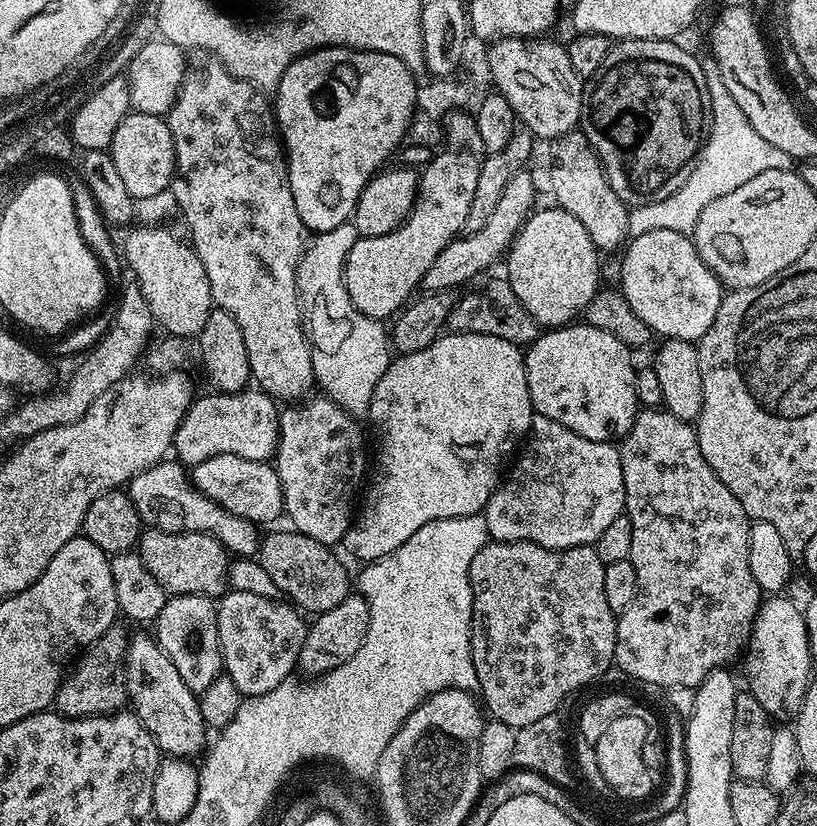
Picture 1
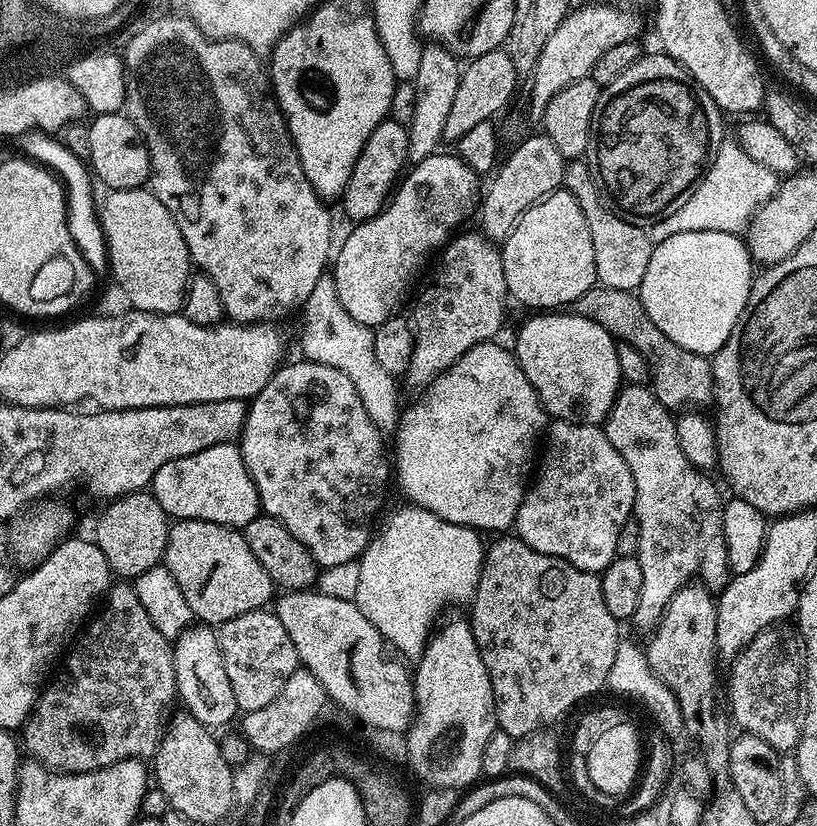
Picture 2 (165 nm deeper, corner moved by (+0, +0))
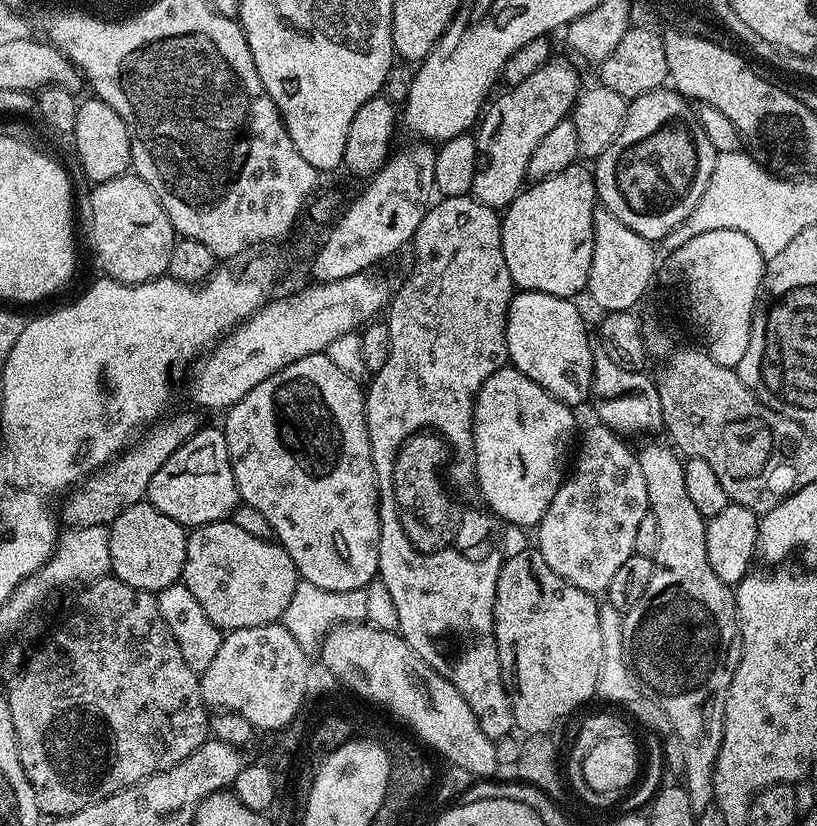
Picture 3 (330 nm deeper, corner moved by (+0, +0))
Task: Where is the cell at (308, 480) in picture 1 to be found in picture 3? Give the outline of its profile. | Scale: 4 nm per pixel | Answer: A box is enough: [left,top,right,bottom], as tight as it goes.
[222,352,380,590]

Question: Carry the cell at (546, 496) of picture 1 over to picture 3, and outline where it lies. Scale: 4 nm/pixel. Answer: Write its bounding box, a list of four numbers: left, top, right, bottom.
[534,422,649,594]

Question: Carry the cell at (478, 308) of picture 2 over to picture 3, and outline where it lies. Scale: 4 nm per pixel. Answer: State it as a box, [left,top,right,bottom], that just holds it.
[364,194,514,741]

